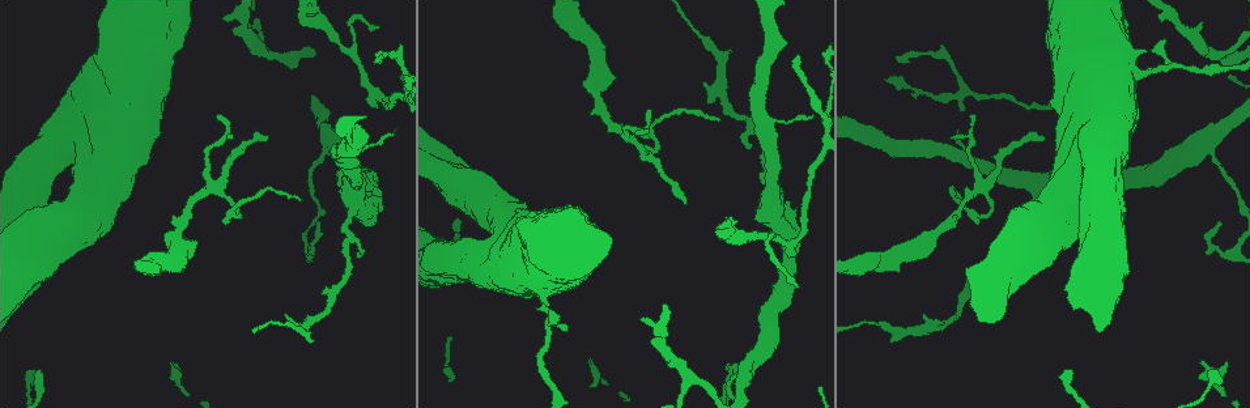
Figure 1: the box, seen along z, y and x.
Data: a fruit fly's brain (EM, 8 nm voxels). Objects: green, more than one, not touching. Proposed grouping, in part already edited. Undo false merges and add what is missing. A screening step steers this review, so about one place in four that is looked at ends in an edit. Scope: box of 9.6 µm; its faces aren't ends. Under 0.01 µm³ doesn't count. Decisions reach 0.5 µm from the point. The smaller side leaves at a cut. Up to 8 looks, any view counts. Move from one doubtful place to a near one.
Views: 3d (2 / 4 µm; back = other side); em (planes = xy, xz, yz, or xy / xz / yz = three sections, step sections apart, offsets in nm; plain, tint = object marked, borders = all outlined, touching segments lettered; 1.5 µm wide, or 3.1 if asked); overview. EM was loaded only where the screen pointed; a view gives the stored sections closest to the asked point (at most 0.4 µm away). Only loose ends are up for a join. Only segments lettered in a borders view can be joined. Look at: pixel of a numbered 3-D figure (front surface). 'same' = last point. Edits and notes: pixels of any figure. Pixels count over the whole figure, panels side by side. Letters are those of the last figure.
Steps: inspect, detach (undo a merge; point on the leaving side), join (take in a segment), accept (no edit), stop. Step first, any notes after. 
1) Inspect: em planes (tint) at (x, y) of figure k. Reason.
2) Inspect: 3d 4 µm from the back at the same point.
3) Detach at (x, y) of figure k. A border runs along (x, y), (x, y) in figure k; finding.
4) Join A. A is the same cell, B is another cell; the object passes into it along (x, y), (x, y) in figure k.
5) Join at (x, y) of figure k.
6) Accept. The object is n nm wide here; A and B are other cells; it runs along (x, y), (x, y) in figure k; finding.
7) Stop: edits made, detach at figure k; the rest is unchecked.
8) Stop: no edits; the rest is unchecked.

Inspect: 3d 2 µm from the back at (765, 233) of figure 1. Sharp bend.

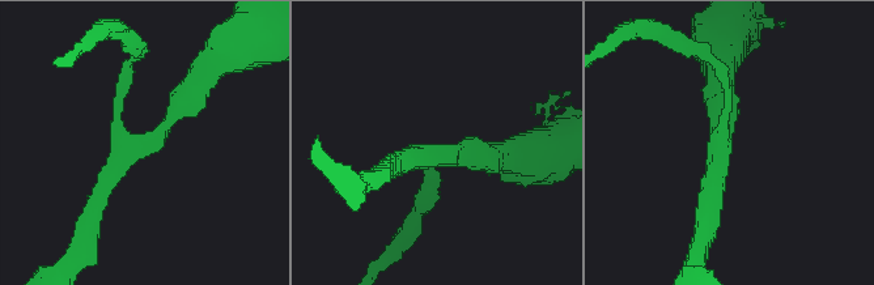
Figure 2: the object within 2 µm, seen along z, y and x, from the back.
Inspect: em xy step 4 (borders) at (136, 140) of figure 2. 3 arms meet here; shape alone is not enough.

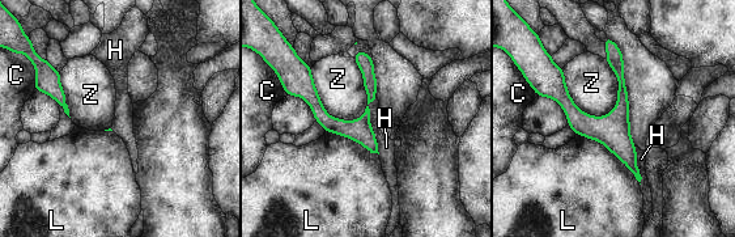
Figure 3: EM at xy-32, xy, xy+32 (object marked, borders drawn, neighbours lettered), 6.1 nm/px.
Accept. The object is 20 nm wide here; C, H, L and Z are other cells; a border runs along (310, 67), (323, 108), (358, 119) in figure 3; continuous, no second cell.

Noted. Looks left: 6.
Inspect: em planes (borders) at (685, 204) of figure 1. Thin end.

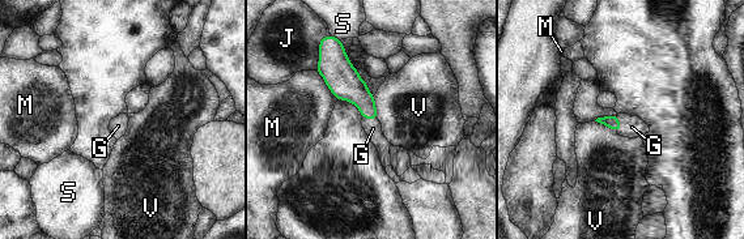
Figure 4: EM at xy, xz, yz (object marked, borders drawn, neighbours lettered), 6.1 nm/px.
Join G. The object is 90 nm wide here; the longest contact is with M, 240 nm; G is the same cell, J, M, S and V are other cells; it goes on there.

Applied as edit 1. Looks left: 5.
Inspect: em planes (plain) at (797, 56) of figure 1. An open end.

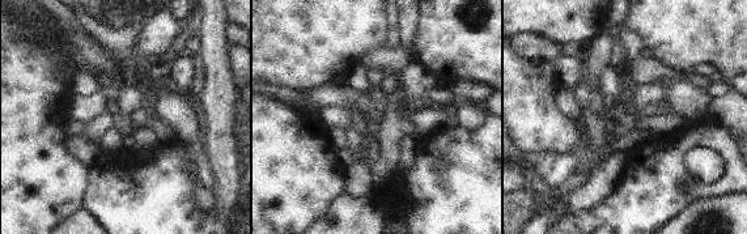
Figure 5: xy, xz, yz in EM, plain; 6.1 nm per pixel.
Inspect: em planes (borders) at the same point.

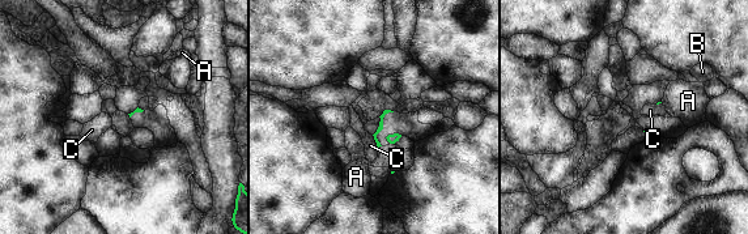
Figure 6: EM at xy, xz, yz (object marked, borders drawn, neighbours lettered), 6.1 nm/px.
Join C. C is the same cell, A and B are other cells; the object passes into it along (386, 111), (375, 141), (370, 145) in figure 6; it goes on there.

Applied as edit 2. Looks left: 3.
Stop: edits made, join at figure 4, join at figure 6; the rest is unchecked.

